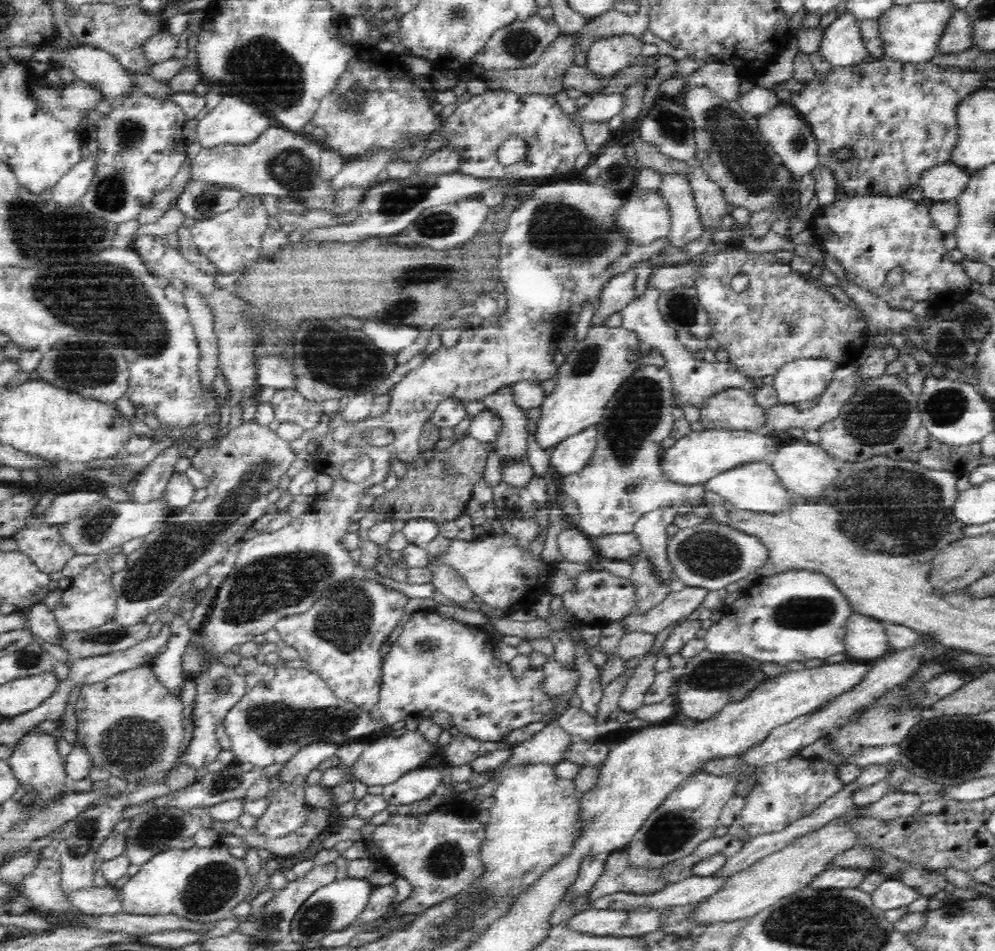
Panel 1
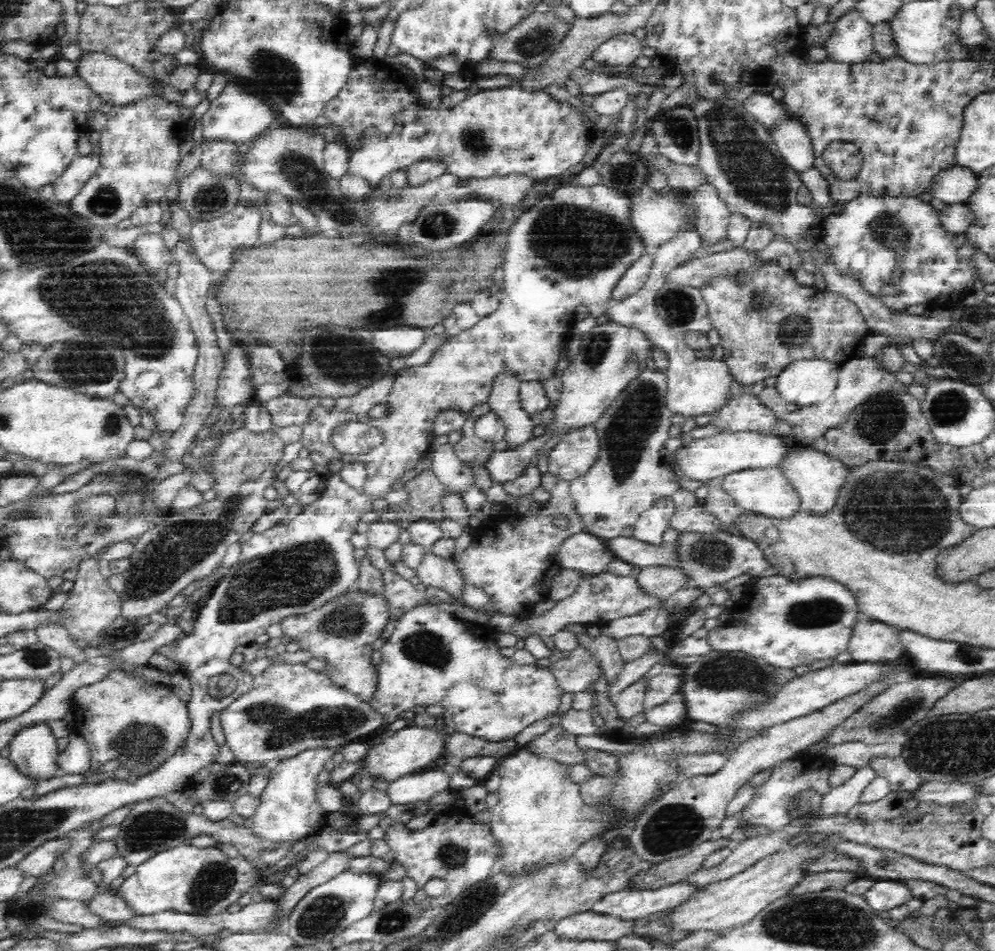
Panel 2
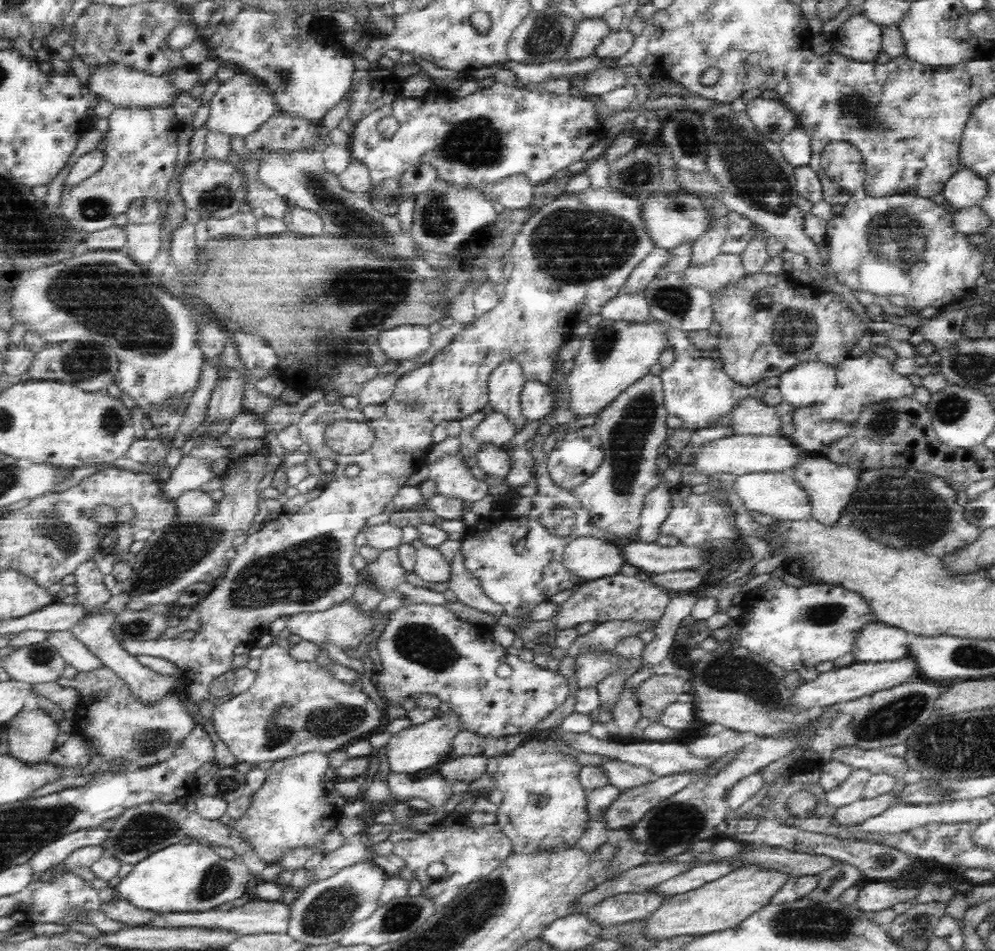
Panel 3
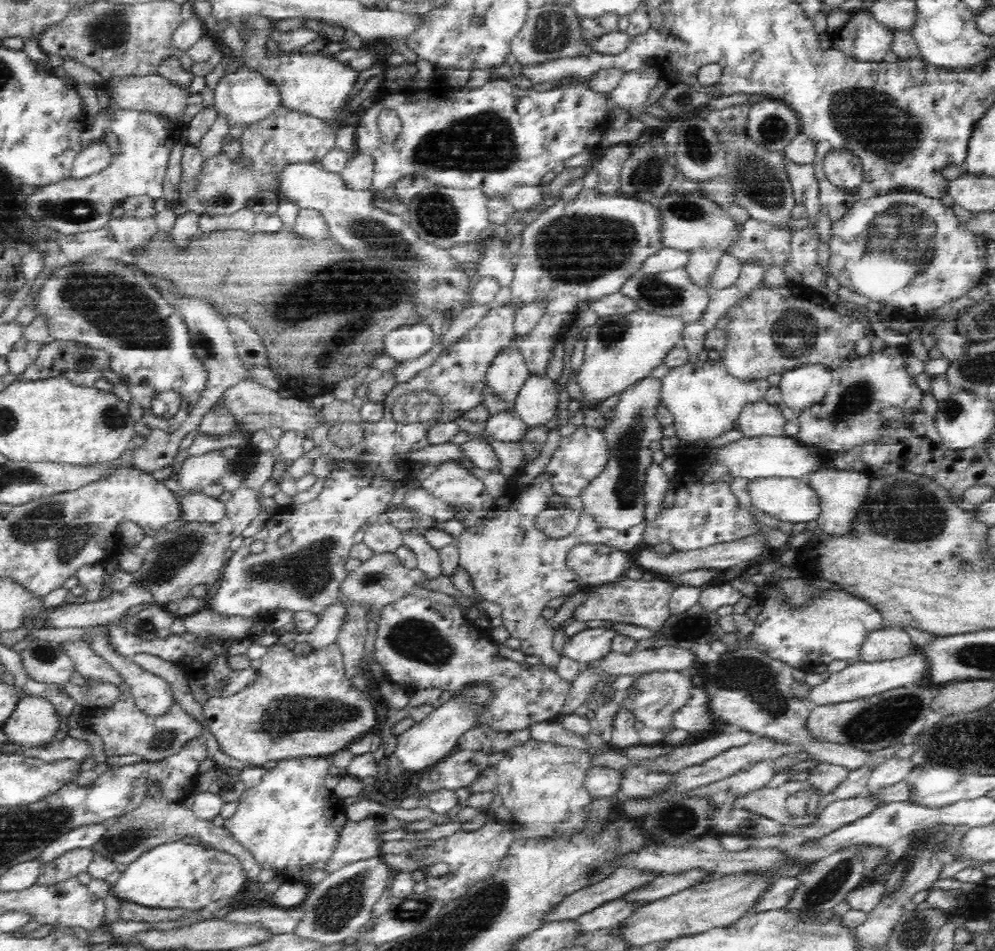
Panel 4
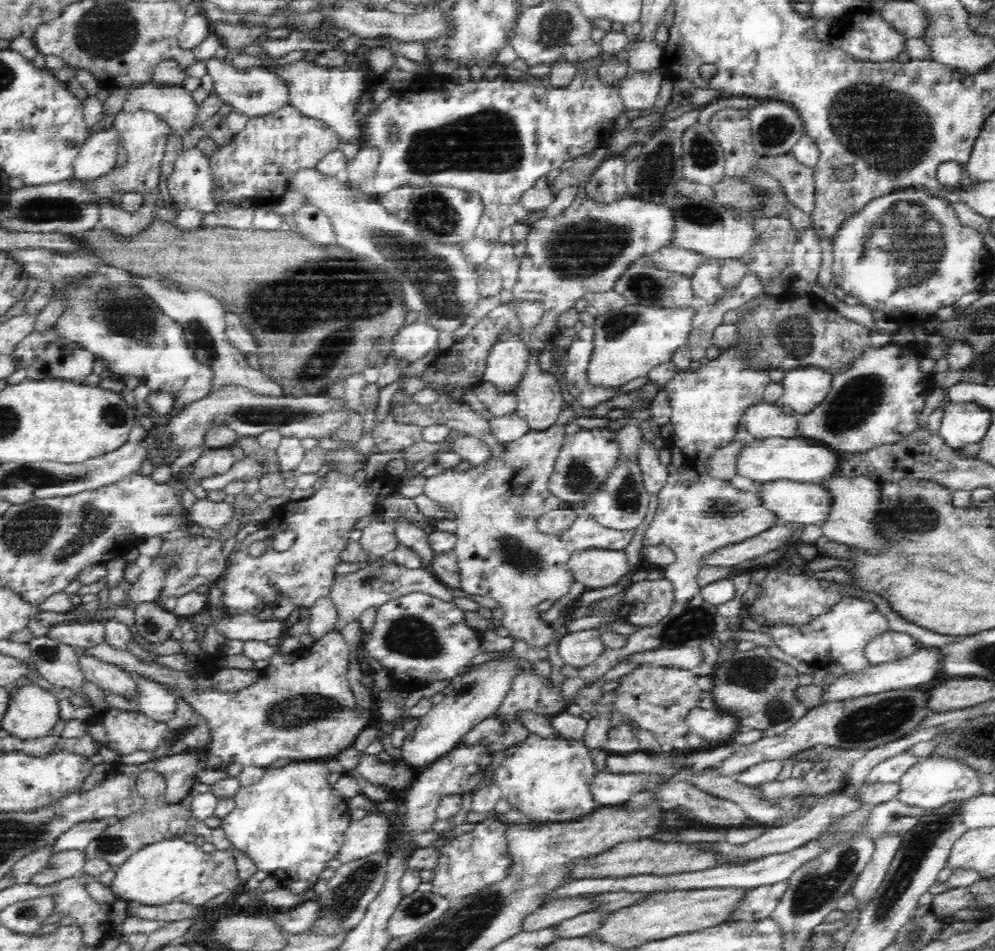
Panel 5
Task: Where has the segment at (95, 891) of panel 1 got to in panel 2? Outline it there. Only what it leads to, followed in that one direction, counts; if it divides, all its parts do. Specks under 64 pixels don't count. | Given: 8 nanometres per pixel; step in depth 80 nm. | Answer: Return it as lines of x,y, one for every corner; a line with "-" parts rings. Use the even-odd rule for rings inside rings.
114,891
106,893
98,893
98,896
90,902
89,906
92,911
99,913
104,919
118,923
134,922
138,918
142,918
142,913
134,910

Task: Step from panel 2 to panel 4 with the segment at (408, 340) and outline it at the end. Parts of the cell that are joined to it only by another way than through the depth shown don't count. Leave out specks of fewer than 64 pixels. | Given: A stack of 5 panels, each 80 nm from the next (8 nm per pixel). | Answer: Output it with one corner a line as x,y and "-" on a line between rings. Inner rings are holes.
418,320
414,324
396,328
386,337
387,354
397,359
416,360
426,354
434,344
434,330
428,320

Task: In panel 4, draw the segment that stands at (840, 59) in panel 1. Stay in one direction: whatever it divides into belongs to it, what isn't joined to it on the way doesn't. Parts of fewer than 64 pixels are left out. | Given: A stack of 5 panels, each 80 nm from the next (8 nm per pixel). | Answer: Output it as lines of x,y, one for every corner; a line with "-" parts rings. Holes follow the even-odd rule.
865,7
855,11
844,26
838,27
831,41
832,49
840,49
855,60
881,62
896,47
897,35

